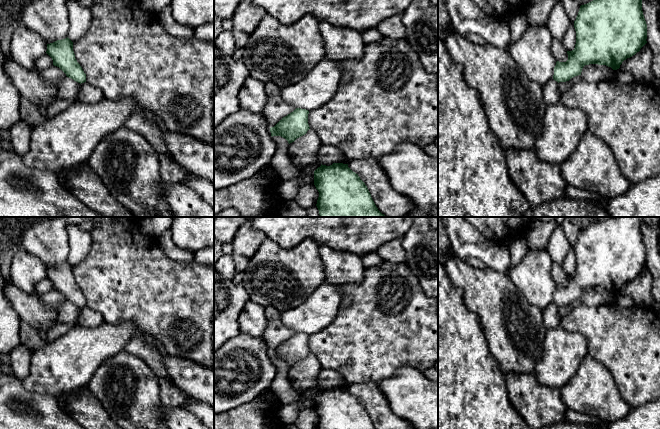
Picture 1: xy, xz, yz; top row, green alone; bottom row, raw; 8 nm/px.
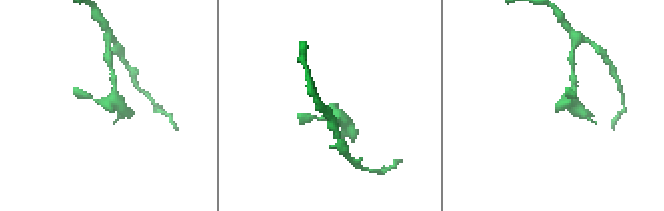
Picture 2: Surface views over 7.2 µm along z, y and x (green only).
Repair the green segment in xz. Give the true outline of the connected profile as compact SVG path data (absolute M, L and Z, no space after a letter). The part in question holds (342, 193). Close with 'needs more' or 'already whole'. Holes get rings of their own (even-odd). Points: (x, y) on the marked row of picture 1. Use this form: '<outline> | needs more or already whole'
M321 164L314 171L314 185L319 192L316 206L320 217L386 217L376 207L365 183L348 164Z | already whole

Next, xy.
M68 37L47 44L46 53L52 58L53 65L59 67L67 77L80 84L86 82L86 74L75 58L73 42Z | already whole

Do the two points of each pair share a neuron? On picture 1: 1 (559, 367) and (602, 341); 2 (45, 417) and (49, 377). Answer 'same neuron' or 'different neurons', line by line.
1: different neurons
2: different neurons

